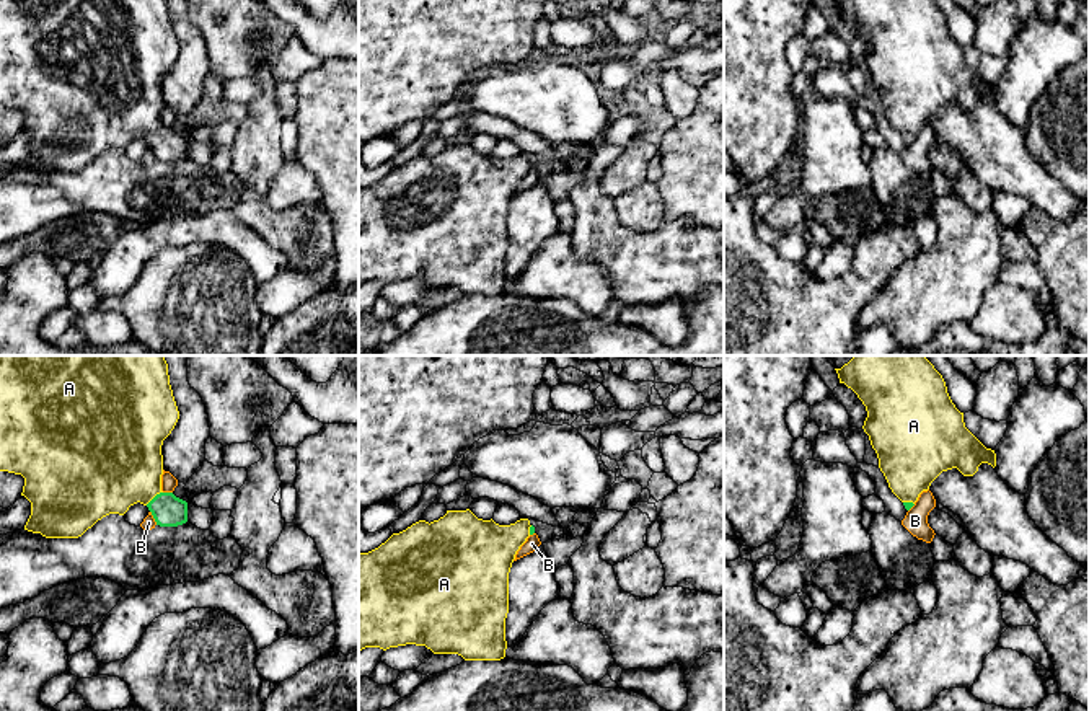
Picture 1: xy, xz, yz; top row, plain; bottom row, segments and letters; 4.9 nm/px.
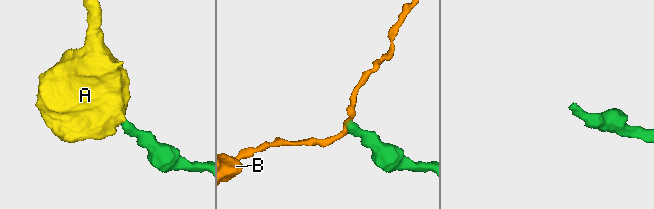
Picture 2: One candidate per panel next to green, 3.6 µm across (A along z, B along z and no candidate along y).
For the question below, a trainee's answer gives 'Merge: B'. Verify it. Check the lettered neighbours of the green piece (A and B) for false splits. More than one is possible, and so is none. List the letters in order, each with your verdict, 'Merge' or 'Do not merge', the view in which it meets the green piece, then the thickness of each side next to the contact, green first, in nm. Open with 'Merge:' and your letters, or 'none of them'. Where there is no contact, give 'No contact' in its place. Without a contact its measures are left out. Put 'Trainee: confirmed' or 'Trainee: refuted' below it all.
Merge: A
A: Merge. Touches green in xy. Thickness 160 nm (green) against 440 nm
B: Do not merge. Touches green in xy. Thickness 160 nm (green) against 70 nm
Trainee: refuted

